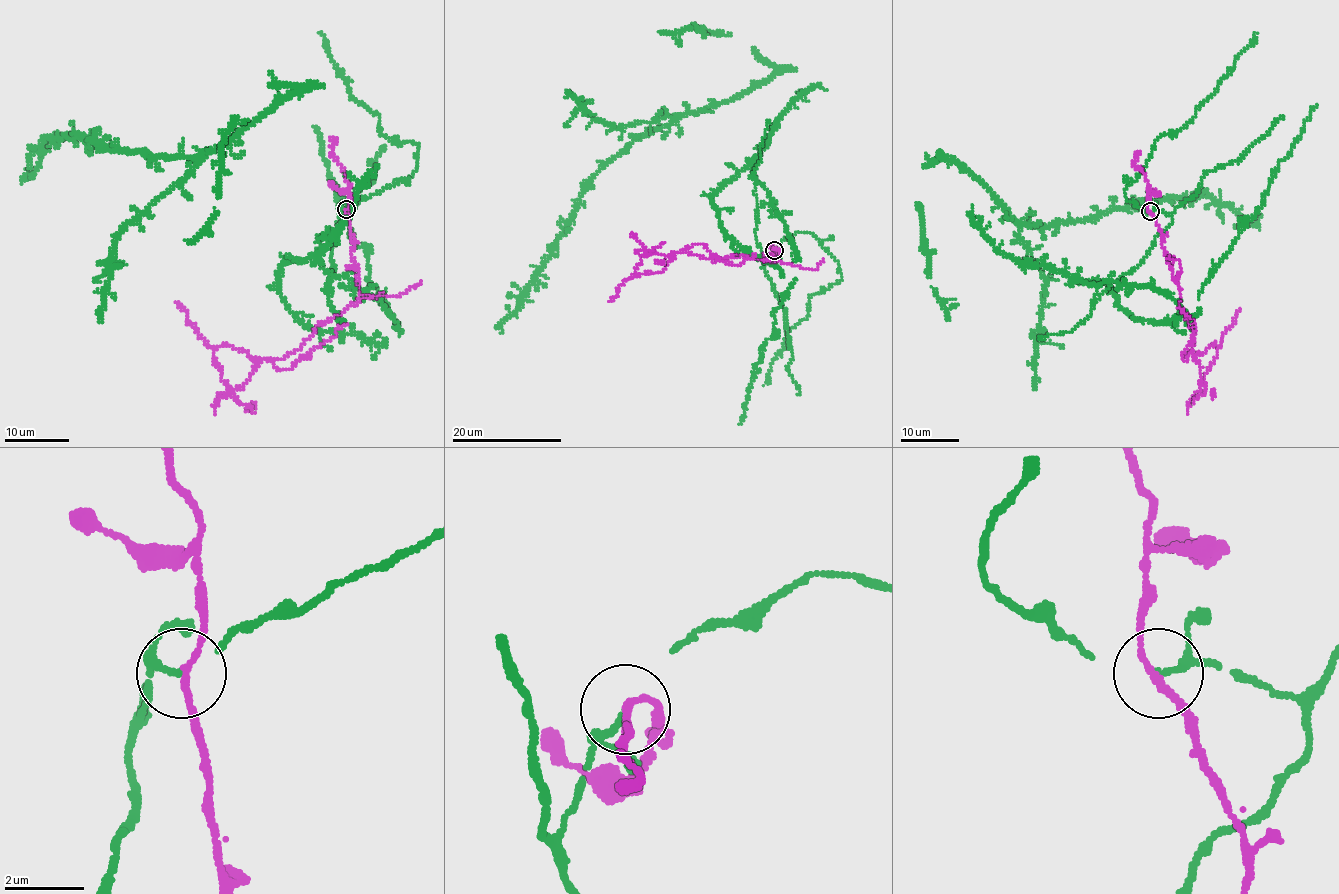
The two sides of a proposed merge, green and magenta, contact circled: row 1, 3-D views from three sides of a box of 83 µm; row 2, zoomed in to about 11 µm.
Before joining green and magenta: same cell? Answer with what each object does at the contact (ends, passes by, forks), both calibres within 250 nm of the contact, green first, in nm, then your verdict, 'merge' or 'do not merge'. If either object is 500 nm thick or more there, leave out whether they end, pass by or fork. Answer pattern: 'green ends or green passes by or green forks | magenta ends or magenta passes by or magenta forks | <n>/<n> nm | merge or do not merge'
green ends | magenta passes by | 150/150 nm | do not merge

